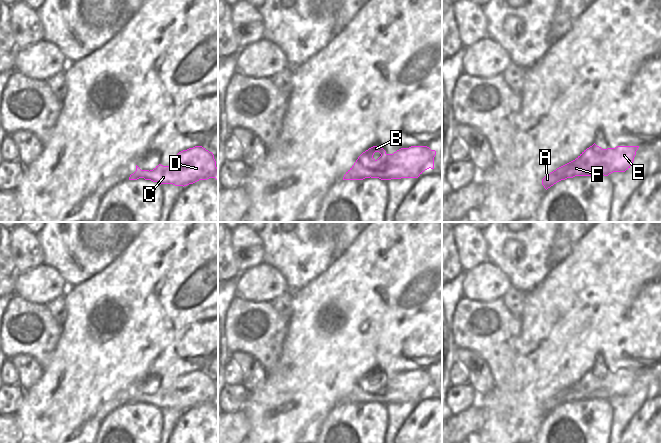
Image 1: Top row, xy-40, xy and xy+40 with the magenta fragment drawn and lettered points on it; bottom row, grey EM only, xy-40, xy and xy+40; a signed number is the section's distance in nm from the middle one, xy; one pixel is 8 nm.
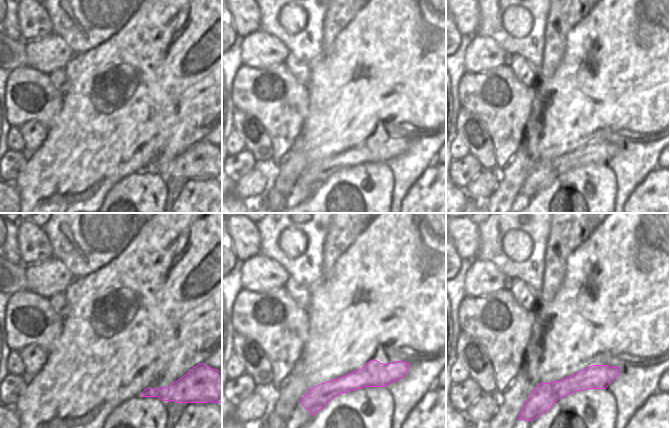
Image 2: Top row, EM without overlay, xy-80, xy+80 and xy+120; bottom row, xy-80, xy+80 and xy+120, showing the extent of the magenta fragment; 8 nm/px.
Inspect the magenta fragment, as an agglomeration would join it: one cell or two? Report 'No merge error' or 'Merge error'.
No merge error.

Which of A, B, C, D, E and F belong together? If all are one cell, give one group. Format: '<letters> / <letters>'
A B C D E F

